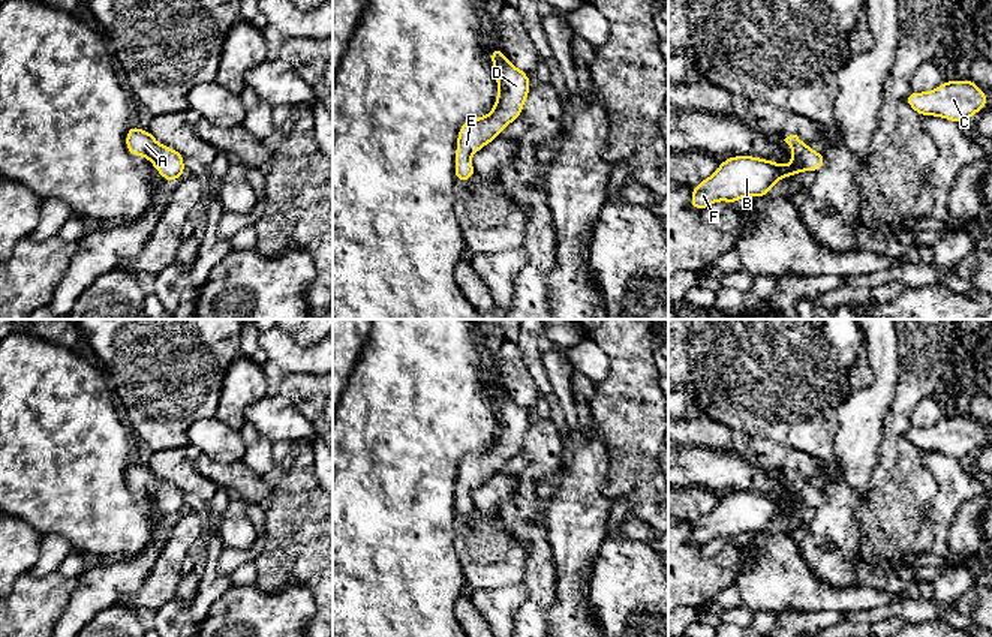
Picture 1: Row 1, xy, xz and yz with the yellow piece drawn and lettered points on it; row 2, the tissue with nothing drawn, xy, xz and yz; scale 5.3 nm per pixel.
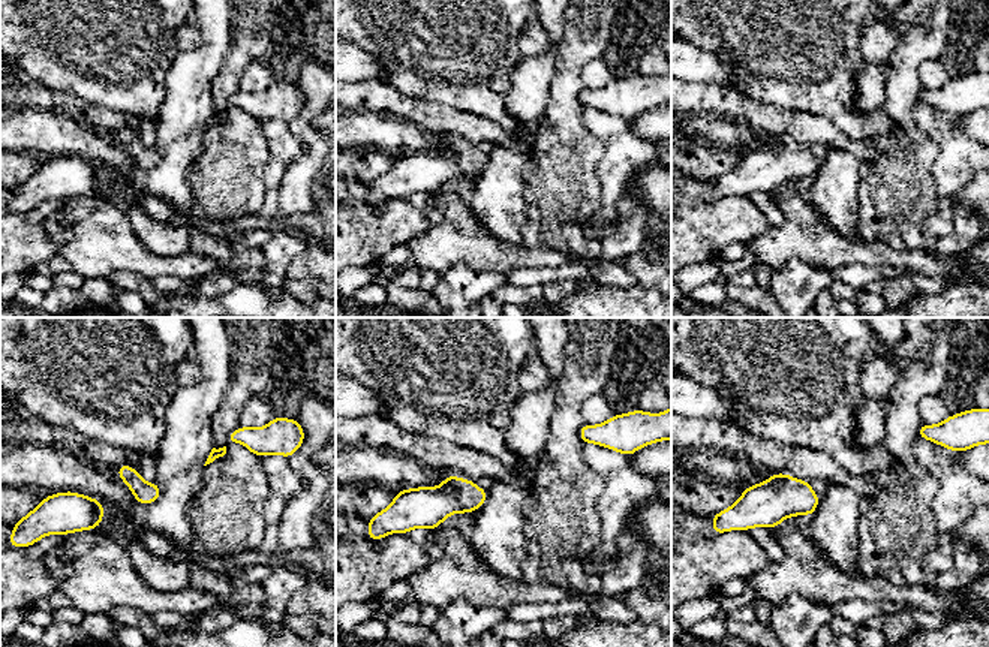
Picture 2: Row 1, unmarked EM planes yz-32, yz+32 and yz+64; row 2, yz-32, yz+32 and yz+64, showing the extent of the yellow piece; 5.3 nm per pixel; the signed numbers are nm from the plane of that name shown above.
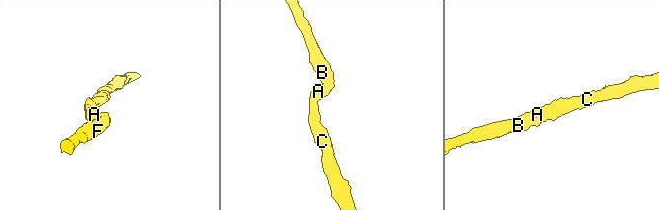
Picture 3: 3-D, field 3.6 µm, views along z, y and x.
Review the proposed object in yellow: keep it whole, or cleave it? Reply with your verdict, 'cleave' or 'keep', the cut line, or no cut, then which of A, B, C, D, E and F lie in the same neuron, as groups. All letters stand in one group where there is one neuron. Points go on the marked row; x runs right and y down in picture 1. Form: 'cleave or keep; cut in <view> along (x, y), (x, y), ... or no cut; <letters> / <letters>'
keep; no cut; A B C D E F

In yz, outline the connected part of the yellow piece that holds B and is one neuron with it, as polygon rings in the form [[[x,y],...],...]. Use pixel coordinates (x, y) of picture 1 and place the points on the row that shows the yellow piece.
[[[790,135],[784,141],[793,150],[788,166],[754,156],[733,156],[722,160],[710,177],[692,187],[689,205],[704,210],[718,201],[734,204],[745,196],[760,198],[769,195],[778,180],[803,171],[815,172],[824,166],[824,154],[814,151],[797,135]]]

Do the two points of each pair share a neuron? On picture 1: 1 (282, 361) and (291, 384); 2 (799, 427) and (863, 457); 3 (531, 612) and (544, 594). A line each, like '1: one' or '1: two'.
1: two
2: two
3: one

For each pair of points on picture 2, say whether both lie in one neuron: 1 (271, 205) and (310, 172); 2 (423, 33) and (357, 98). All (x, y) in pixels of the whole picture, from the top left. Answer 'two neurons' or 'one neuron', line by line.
1: two neurons
2: two neurons

